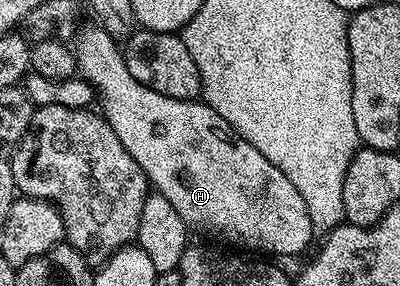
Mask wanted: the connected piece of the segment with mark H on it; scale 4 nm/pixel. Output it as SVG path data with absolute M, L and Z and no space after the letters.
M90 23L85 29L86 26L81 30L76 44L78 73L94 89L97 104L102 104L101 116L105 117L112 131L116 131L116 139L120 139L124 151L140 163L142 174L151 186L154 184L156 192L172 203L180 219L184 219L187 230L194 232L195 229L198 233L219 237L235 245L238 248L235 250L251 249L254 252L251 254L269 255L274 259L294 257L309 247L310 240L316 237L316 230L308 215L308 207L300 191L292 187L288 175L284 175L280 167L272 167L272 163L268 163L268 159L264 159L264 155L260 155L248 139L244 139L227 121L220 119L220 115L216 115L216 111L212 111L205 101L184 101L181 96L153 89L145 80L135 77L126 64L119 42L114 41L101 25Z

